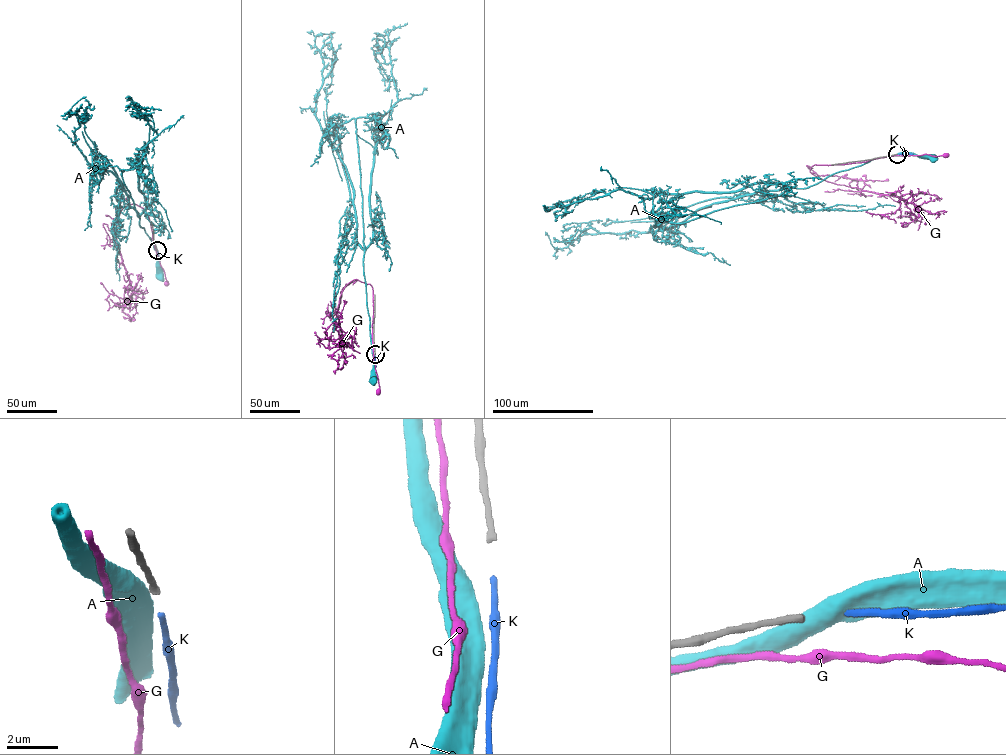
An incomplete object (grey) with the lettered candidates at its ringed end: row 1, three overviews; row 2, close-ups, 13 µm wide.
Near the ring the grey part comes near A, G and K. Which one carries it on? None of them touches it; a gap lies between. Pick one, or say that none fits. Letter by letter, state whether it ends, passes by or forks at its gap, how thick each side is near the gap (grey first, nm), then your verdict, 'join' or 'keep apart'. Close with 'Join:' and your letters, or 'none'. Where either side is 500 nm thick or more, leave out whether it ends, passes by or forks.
A: 280 nm thick on the grey side, 550 nm on the other; keep apart
G: it passes by; 280 nm thick on the grey side, 320 nm on the other; keep apart
K: it ends there; 280 nm thick on the grey side, 240 nm on the other; join
Join: K

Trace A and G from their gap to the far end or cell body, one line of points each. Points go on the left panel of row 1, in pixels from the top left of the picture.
A: (156, 250), (159, 277)
G: (156, 251), (167, 283)

